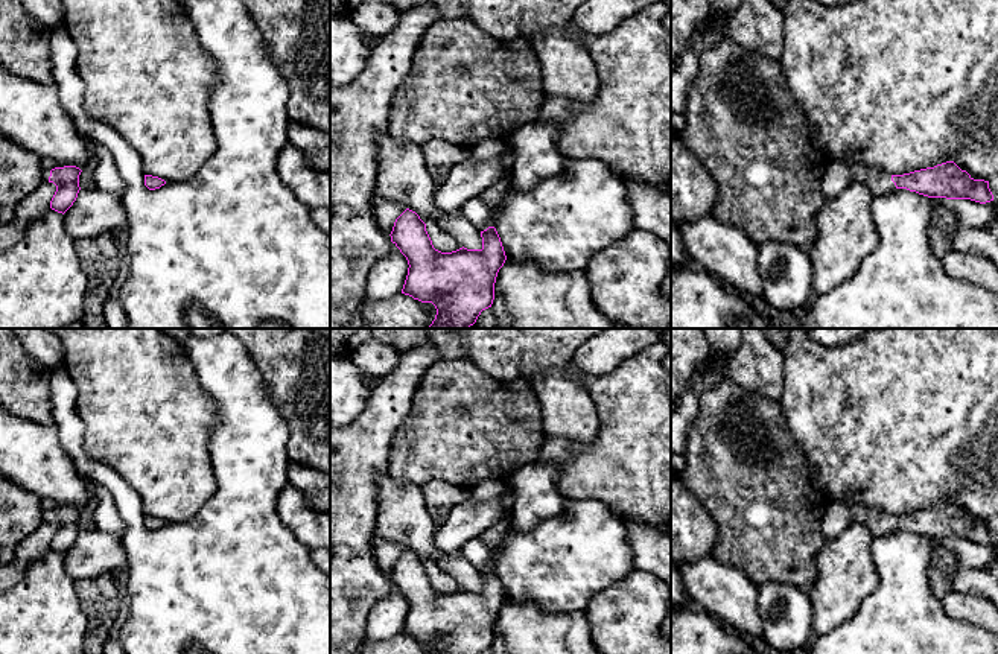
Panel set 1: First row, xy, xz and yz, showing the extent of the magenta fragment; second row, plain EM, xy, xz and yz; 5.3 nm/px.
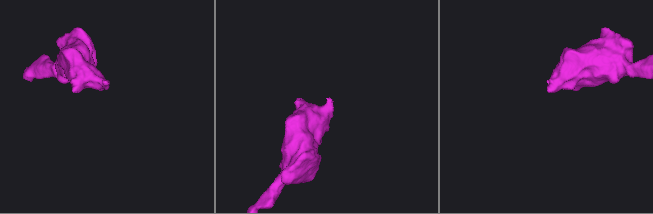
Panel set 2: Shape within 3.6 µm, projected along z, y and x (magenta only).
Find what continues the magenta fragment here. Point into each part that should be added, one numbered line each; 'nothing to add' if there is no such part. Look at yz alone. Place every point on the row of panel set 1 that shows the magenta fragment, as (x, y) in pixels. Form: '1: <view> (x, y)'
1: yz (839, 175)

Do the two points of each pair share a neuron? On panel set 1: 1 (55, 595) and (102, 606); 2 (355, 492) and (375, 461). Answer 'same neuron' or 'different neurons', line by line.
1: different neurons
2: same neuron

